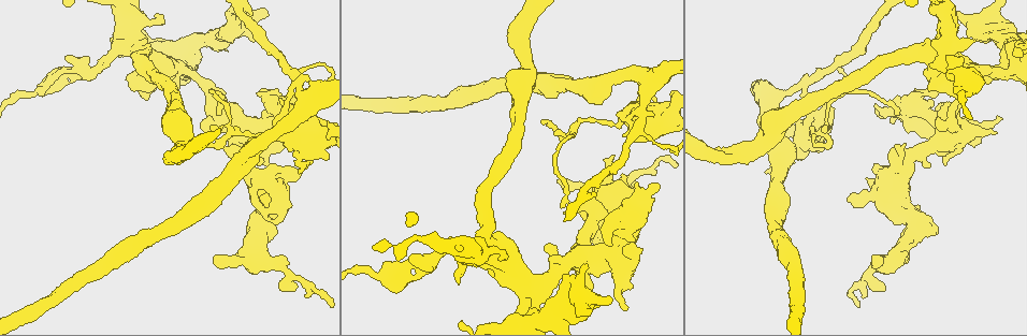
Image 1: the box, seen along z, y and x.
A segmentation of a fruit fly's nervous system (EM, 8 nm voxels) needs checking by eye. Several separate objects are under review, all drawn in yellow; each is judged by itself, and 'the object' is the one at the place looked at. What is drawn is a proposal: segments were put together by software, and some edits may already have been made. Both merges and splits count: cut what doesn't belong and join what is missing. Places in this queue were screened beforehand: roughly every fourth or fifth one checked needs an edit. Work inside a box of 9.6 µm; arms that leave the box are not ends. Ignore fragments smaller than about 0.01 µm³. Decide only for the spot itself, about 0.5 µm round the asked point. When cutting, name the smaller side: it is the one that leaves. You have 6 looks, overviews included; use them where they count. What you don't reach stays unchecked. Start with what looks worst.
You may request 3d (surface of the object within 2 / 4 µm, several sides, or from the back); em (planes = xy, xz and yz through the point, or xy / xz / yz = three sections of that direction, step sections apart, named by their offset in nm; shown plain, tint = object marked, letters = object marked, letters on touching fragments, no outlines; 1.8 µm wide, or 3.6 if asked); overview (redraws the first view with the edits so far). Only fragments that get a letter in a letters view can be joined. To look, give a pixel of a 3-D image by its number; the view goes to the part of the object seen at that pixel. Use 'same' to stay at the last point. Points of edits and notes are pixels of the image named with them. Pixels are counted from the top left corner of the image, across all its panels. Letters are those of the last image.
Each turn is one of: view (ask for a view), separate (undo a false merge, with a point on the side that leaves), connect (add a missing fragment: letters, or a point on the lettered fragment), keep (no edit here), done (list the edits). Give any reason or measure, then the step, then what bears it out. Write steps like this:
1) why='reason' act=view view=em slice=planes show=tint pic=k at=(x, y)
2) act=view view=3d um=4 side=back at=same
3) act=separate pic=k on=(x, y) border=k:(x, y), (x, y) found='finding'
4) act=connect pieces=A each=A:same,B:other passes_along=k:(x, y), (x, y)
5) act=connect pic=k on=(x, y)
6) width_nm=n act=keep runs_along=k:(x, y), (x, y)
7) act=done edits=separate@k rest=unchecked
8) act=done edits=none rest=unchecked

why='branch point' act=view view=em slice=xz step=4 show=tint pic=1 at=(292, 87)

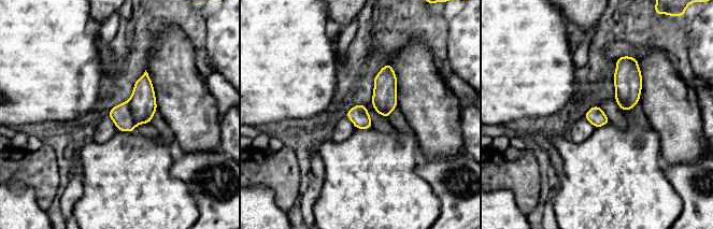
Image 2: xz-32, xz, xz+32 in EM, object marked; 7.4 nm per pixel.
act=view view=em slice=xz step=4 show=letters at=same

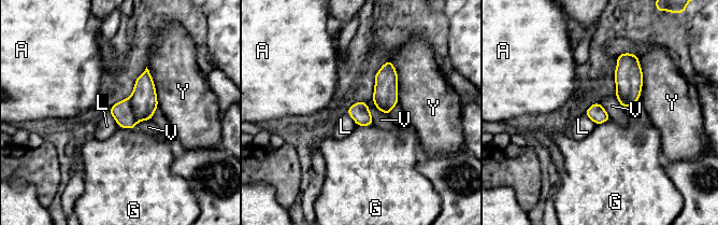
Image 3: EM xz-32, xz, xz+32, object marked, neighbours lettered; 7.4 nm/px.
act=separate pic=3 on=(123, 112) each=A:other,G:other,L:other,V:other,Y:other border=3:(129, 97), (132, 114), (135, 120) found='a second cell is stuck on'

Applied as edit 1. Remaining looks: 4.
why='see it whole again' act=view view=overview

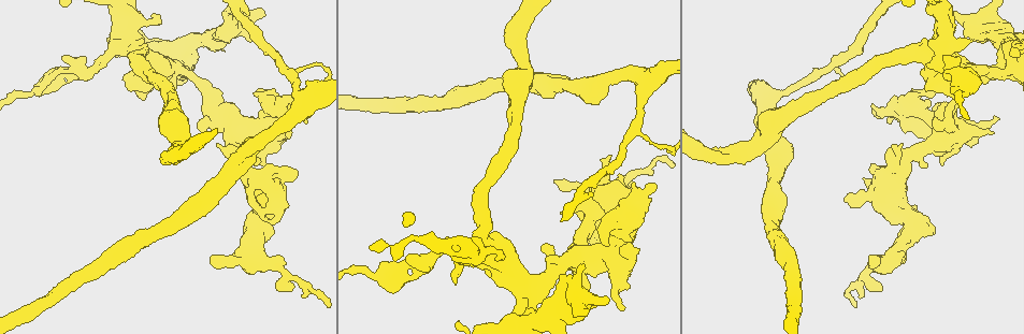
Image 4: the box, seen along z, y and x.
why='touches itself' act=view view=em slice=planes show=tint pic=4 at=(625, 261)

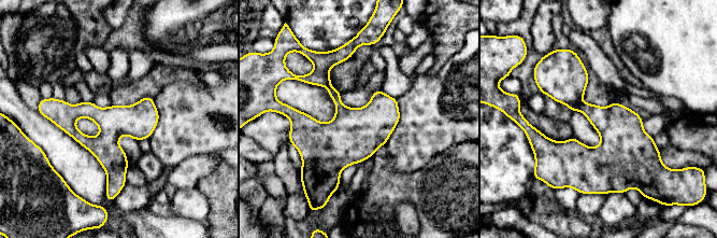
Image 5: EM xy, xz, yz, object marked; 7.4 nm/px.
why='what lies round it' act=view view=em slice=planes show=letters at=same

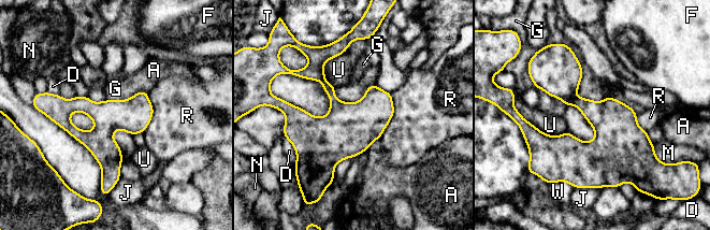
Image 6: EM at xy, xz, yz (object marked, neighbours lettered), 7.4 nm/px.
act=keep each=A:other,D:other,F:other,G:other,J:other,M:other,N:other,R:other,U:other,W:other runs_along=6:(48, 109), (150, 112) found='one cell here'

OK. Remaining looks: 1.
why='free end' act=view view=em slice=planes show=letters pic=4 at=(218, 143)

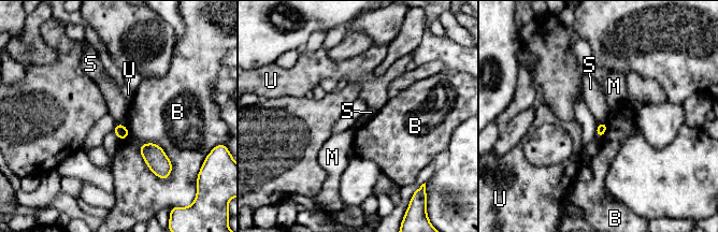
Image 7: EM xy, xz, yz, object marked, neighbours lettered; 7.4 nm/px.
act=keep each=B:other,M:other,S:other,U:other border=7:(116, 122), (120, 122), (126, 127) found='no lettered fragment goes on from it'

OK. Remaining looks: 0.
act=done edits=separate@3 rest=unchecked

